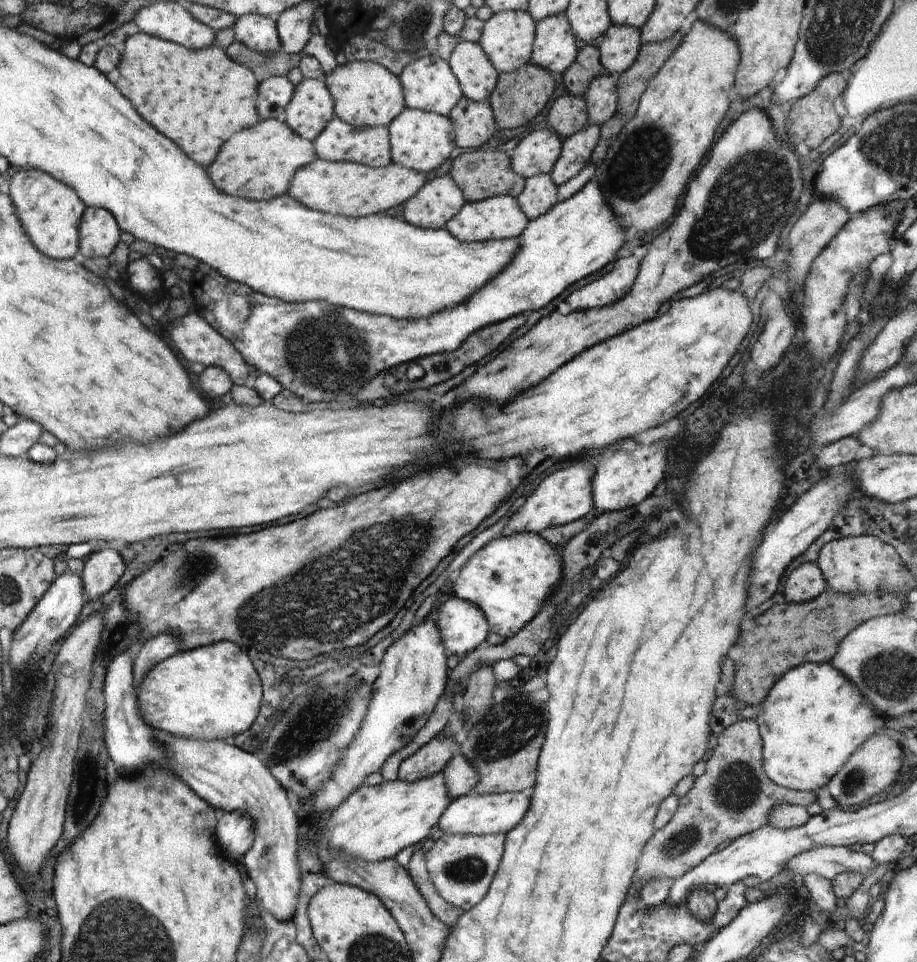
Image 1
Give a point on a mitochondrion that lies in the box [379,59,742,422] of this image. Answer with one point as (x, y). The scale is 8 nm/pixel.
(637, 165)

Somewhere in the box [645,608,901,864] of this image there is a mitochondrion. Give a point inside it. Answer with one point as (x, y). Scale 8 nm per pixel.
(738, 786)

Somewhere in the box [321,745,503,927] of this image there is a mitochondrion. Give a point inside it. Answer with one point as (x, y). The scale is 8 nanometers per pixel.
(471, 869)

